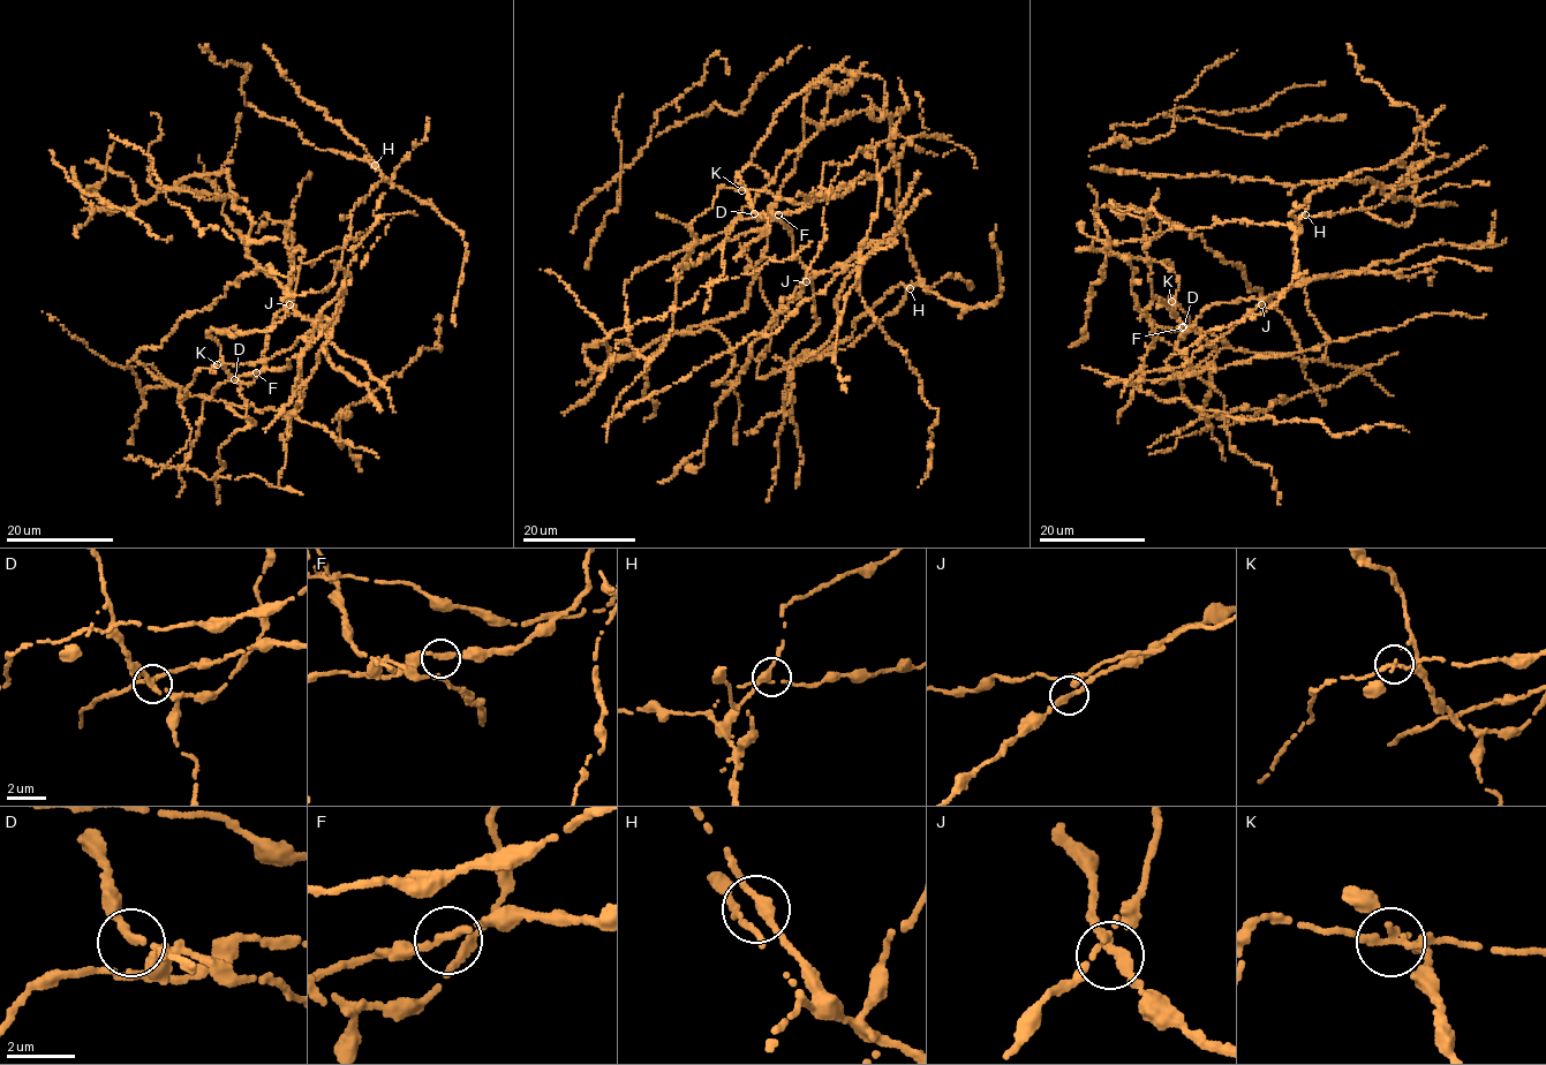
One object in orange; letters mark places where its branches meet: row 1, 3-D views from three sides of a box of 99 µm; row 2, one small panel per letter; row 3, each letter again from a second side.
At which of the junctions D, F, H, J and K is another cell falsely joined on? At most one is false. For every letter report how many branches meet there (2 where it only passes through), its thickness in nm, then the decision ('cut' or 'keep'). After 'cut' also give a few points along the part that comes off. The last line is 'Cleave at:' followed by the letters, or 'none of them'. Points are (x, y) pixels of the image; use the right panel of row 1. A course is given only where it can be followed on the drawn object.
D: 4 | 220 nm | keep
F: 4 | 200 nm | keep
H: 4 | 240 nm | keep
J: 3 | 240 nm | keep
K: 4 | 200 nm | cut | (1171, 301), (1189, 323), (1237, 350), (1321, 359), (1329, 342), (1307, 309), (1305, 279), (1295, 264), (1297, 228)
Cleave at: K

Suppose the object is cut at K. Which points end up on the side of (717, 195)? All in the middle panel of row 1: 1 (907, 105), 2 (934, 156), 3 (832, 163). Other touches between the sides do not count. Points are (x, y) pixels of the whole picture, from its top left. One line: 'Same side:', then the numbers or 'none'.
Same side: 2

